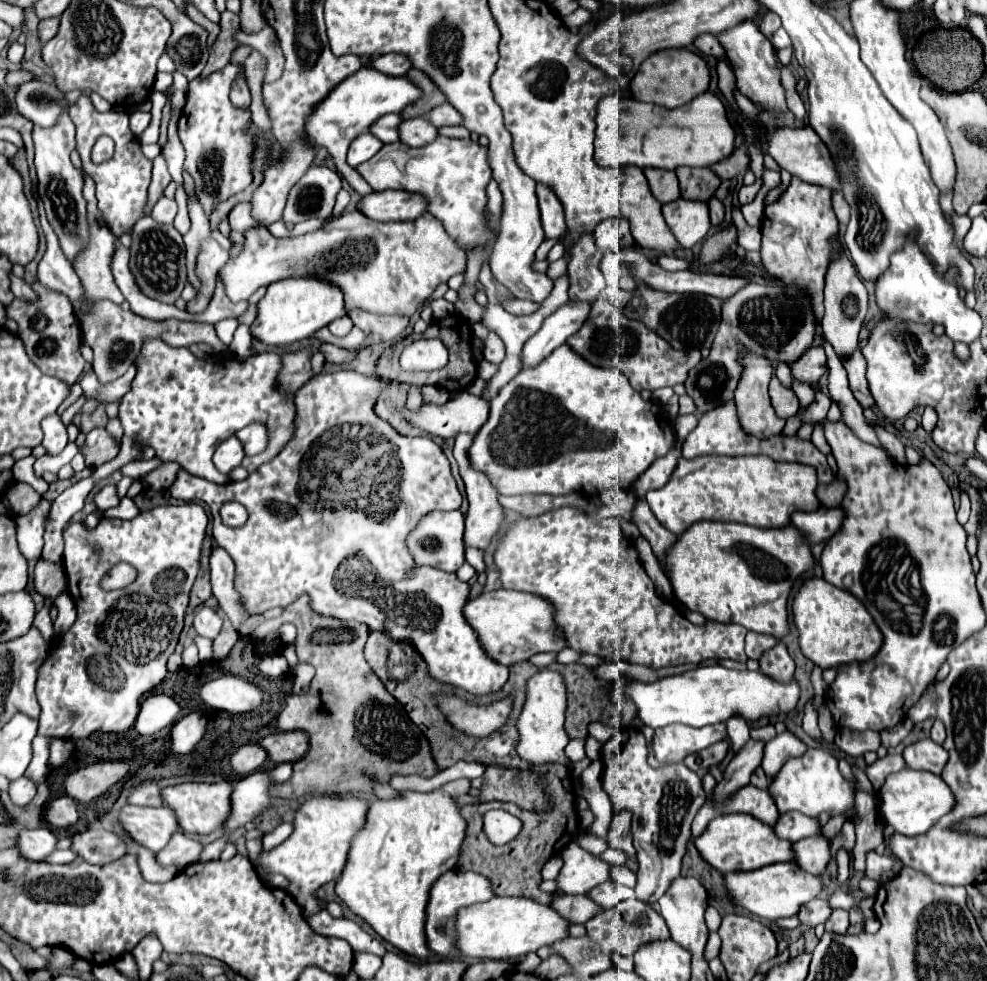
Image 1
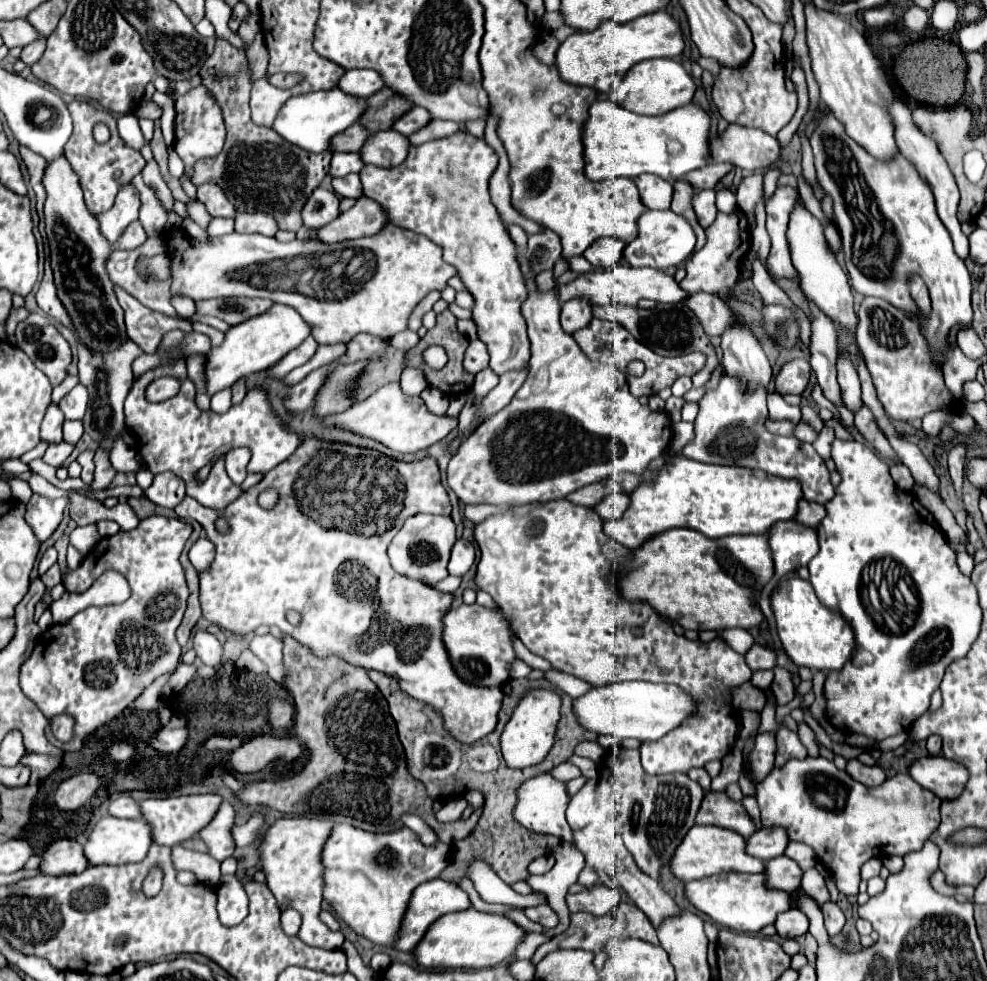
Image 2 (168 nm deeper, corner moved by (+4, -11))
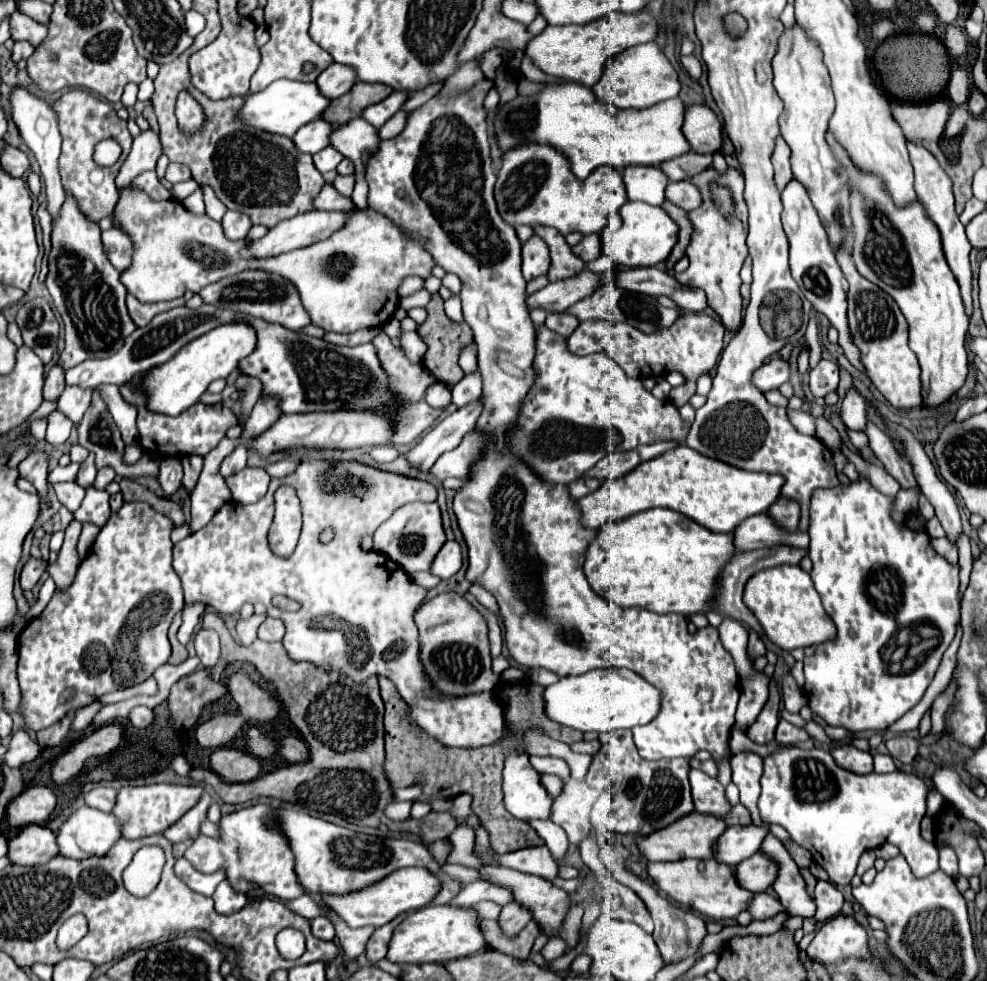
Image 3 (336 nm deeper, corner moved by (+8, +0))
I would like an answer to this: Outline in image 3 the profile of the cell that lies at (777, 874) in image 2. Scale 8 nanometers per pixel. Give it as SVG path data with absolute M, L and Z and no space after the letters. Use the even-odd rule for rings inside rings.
M762 851L754 853L752 857L738 863L738 881L742 881L742 887L748 891L768 891L778 875L778 865L774 859L764 855Z

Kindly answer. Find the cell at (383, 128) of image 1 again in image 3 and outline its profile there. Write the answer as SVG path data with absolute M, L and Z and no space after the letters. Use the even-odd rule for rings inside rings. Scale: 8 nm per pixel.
M316 119L314 123L308 123L306 127L300 127L298 133L292 139L302 153L314 155L314 153L318 153L318 151L322 151L324 147L330 145L330 137L336 129L338 127L334 123L328 123L324 119Z

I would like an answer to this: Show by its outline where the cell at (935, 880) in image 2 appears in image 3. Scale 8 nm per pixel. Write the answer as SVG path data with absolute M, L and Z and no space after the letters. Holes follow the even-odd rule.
M780 747L772 755L764 757L764 775L760 779L760 785L762 793L758 799L758 809L762 821L782 825L796 845L810 851L812 859L828 873L834 885L850 885L852 877L856 875L860 855L888 841L900 849L916 877L928 877L940 869L940 857L934 843L928 843L920 837L920 821L926 815L926 797L930 789L914 773L894 771L884 775L856 775L852 771L842 769L834 761L832 753L822 747L814 747L810 751L800 747Z

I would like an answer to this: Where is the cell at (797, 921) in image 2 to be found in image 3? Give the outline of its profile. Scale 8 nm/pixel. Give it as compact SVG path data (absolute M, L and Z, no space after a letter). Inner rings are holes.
M758 893L754 897L754 903L750 905L750 913L754 919L772 919L780 913L784 913L784 905L772 897L772 893Z

